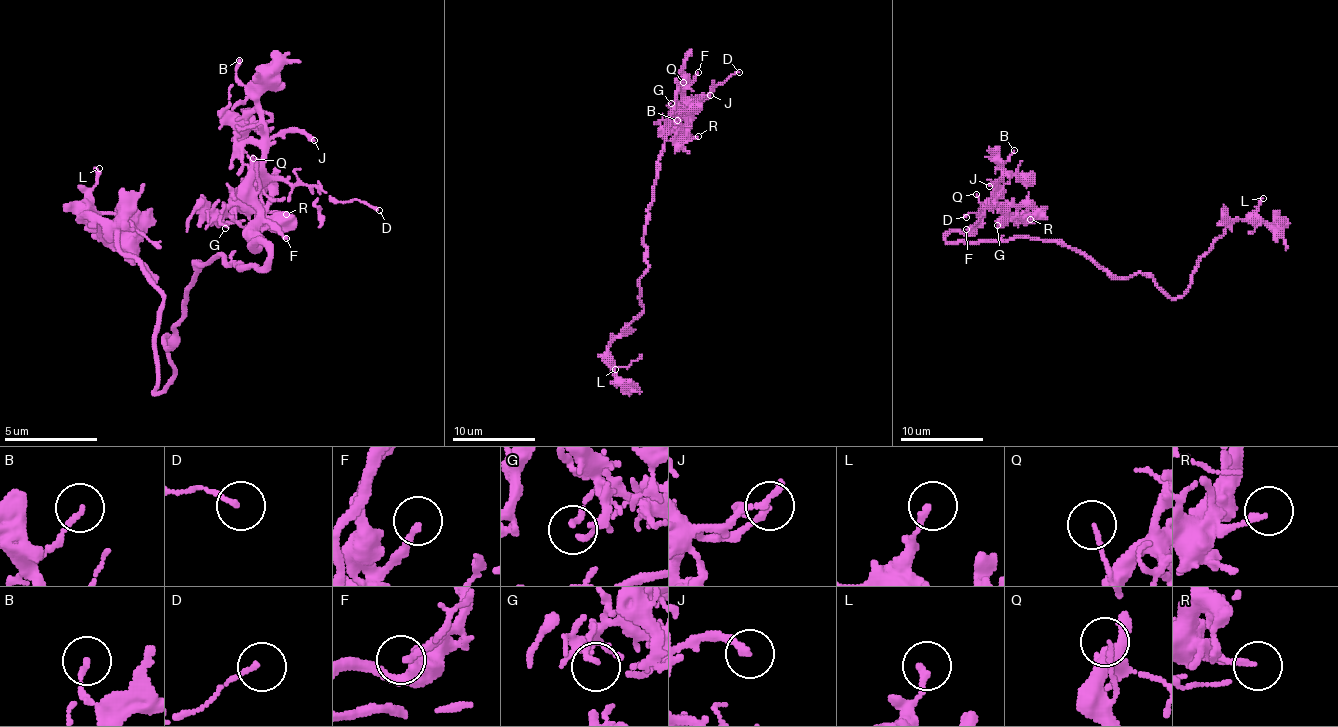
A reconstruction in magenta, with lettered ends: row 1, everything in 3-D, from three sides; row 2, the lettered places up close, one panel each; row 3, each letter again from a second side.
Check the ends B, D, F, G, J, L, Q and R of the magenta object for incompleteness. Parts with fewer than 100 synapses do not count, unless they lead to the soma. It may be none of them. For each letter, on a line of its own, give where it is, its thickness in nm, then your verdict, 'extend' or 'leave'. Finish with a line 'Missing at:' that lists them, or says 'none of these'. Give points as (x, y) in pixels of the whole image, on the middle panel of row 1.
B: at (677, 120); 150 nm thick; leave
D: at (739, 72); 130 nm thick; leave
F: at (698, 72); 200 nm thick; extend
G: at (671, 103); 140 nm thick; leave
J: at (710, 95); 200 nm thick; leave
L: at (615, 369); 190 nm thick; leave
Q: at (683, 82); 100 nm thick; leave
R: at (698, 136); 160 nm thick; leave
Missing at: F

